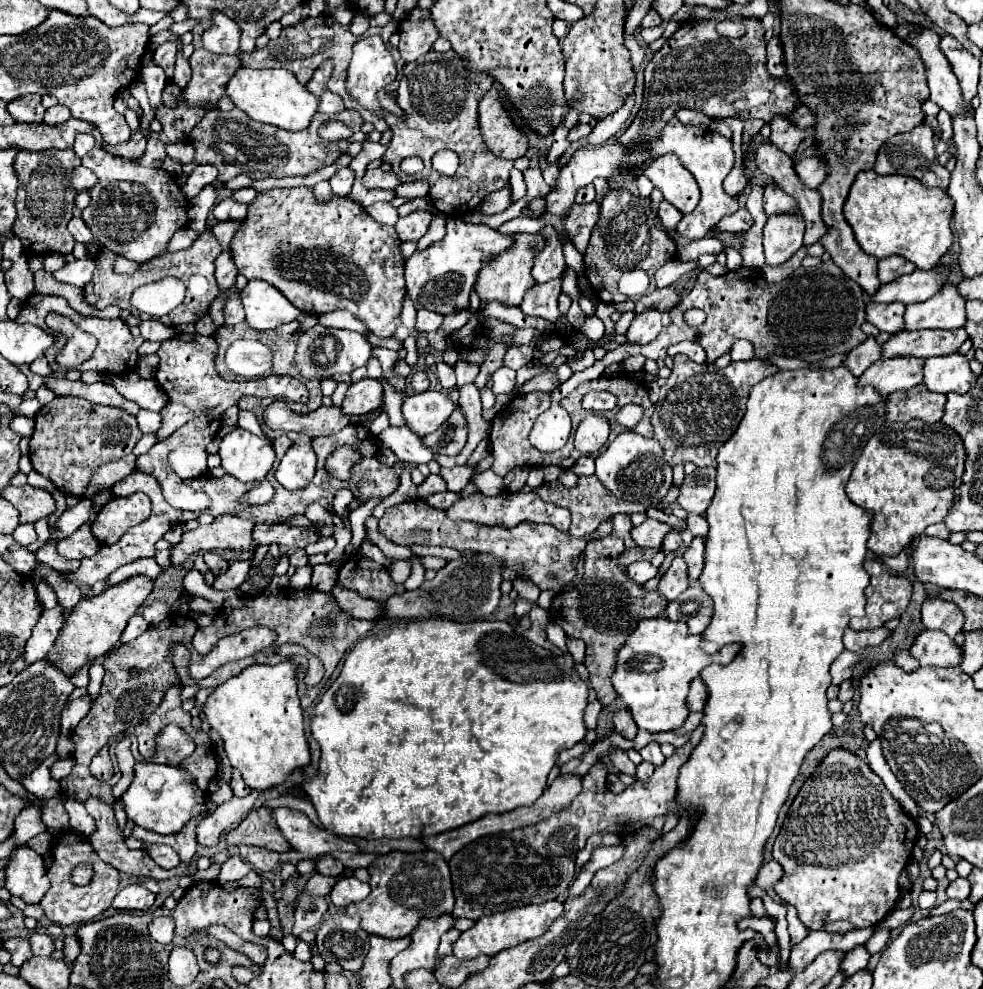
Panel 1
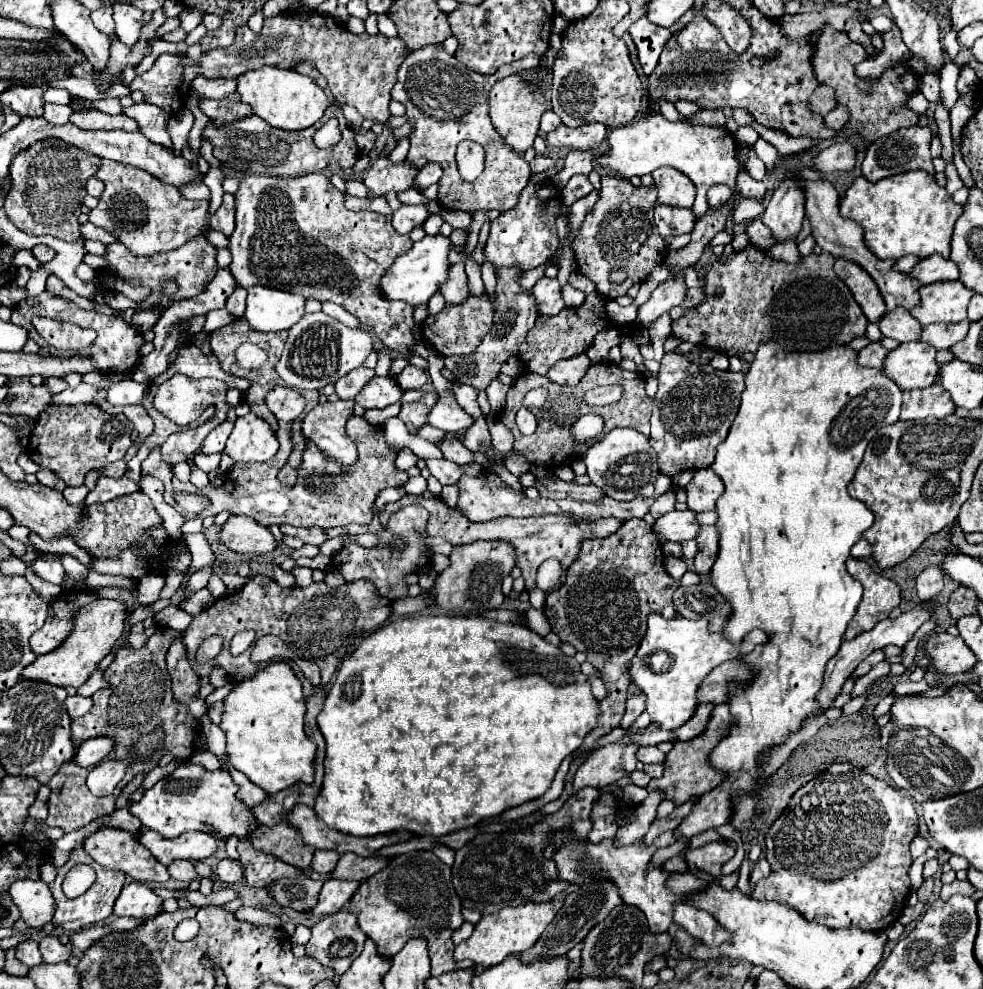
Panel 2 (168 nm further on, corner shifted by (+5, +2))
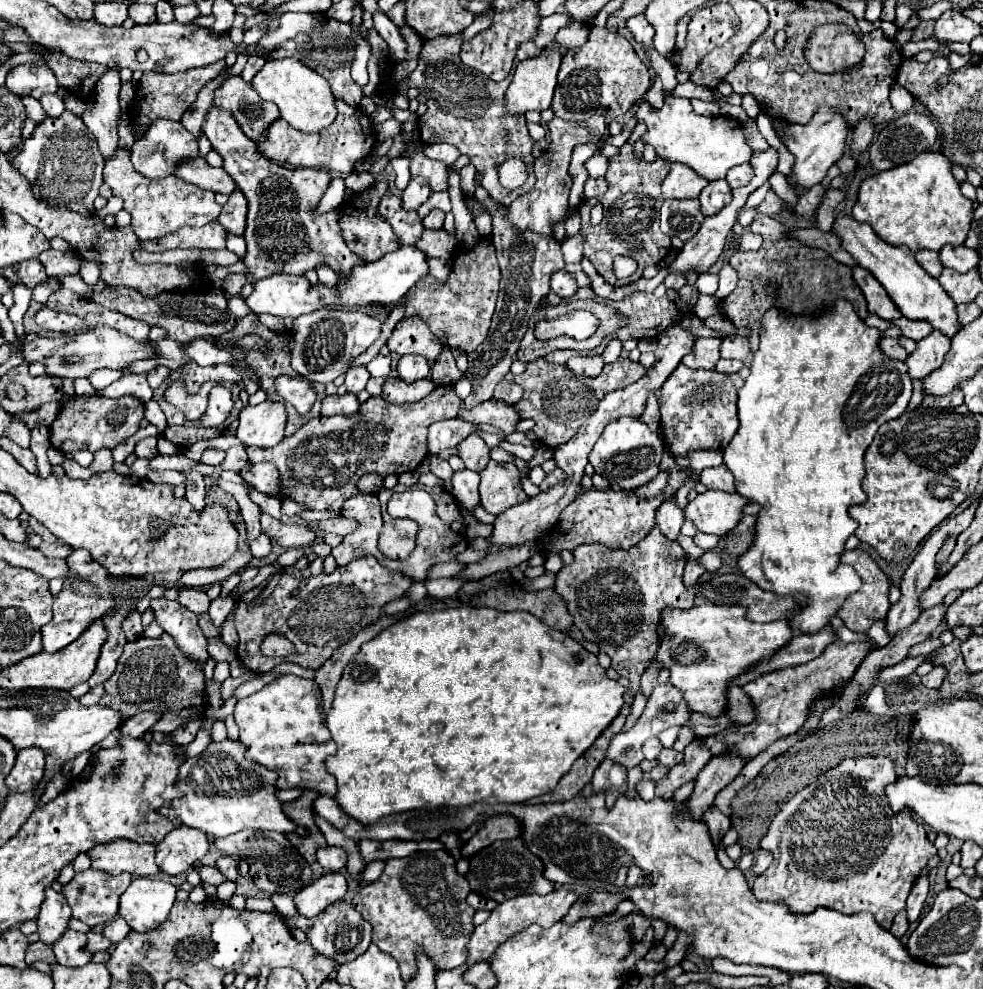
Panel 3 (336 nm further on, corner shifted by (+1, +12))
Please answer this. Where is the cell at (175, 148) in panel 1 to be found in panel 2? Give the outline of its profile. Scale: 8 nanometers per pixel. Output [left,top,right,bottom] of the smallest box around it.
[69,111,139,131]

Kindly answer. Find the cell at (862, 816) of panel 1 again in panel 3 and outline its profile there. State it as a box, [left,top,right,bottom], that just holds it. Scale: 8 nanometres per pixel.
[753,757,933,929]

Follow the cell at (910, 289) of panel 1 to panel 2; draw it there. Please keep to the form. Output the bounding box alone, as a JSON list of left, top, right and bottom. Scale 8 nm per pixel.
[911,257,959,285]

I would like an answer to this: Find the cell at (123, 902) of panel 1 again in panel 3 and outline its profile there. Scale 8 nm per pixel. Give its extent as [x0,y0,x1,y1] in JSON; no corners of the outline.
[119,877,177,931]

